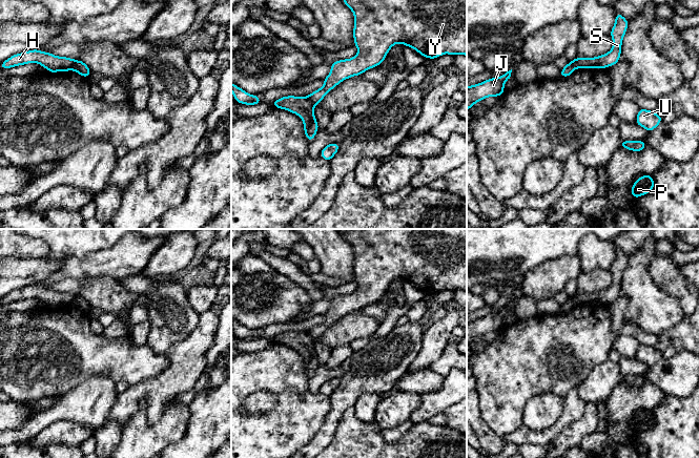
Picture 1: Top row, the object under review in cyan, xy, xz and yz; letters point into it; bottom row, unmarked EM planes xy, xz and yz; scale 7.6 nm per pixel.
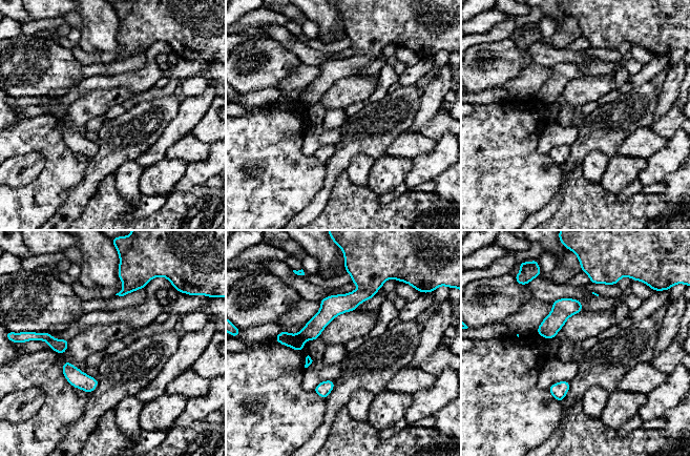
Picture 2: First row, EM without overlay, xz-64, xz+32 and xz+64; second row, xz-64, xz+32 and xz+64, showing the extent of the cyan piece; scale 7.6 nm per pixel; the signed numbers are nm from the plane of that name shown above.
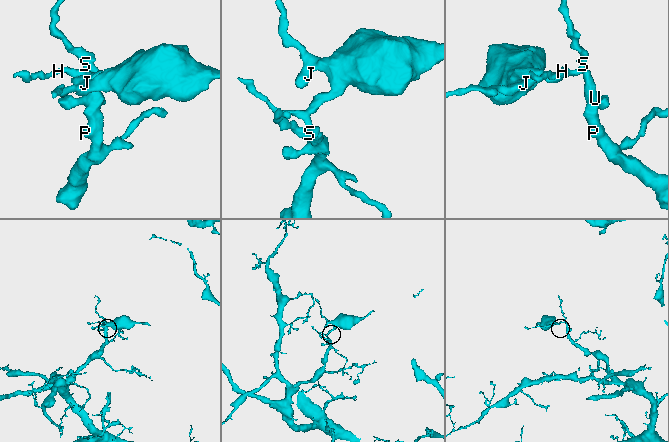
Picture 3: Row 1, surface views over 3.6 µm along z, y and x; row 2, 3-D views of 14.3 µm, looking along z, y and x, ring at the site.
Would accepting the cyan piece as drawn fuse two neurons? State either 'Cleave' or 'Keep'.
Cleave

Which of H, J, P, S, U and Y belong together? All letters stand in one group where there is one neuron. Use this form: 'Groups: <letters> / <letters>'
Groups: H P S U / J Y

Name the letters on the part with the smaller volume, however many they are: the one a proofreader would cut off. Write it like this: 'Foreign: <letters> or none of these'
Foreign: J, Y

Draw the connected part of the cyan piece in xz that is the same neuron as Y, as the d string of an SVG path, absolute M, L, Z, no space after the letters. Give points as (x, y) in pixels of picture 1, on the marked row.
M342 0L354 15L353 39L358 54L351 59L338 60L330 64L330 74L323 79L322 88L314 90L307 98L318 104L325 96L342 81L359 76L370 68L378 66L391 47L396 43L410 46L428 59L436 59L444 54L467 56L467 0Z

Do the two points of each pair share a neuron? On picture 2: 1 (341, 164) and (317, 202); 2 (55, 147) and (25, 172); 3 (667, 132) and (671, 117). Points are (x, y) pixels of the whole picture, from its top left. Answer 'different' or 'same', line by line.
1: same
2: different
3: same

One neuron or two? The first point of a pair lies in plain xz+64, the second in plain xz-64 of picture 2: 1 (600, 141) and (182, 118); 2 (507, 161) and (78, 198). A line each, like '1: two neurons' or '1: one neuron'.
1: two neurons
2: two neurons

